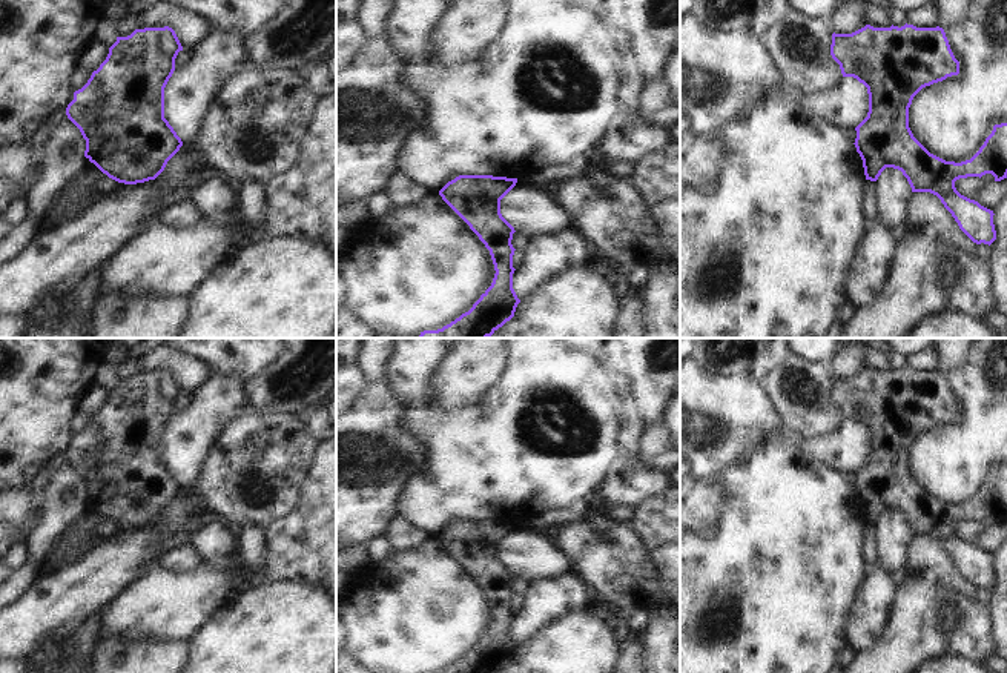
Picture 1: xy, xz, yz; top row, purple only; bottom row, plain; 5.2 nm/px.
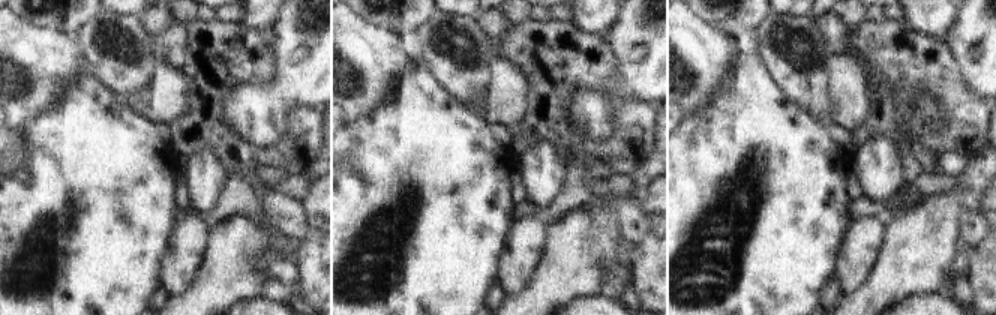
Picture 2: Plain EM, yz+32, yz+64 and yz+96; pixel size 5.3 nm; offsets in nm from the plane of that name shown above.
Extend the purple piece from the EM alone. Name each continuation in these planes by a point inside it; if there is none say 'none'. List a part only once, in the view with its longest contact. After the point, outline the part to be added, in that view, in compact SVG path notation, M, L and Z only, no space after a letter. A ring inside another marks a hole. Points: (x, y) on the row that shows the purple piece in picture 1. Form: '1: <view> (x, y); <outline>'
none

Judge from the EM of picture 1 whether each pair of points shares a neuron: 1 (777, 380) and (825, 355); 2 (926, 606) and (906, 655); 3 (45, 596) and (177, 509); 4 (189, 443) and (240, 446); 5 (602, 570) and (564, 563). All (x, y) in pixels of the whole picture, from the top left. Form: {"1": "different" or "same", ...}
{"1": "different", "2": "same", "3": "same", "4": "different", "5": "different"}

